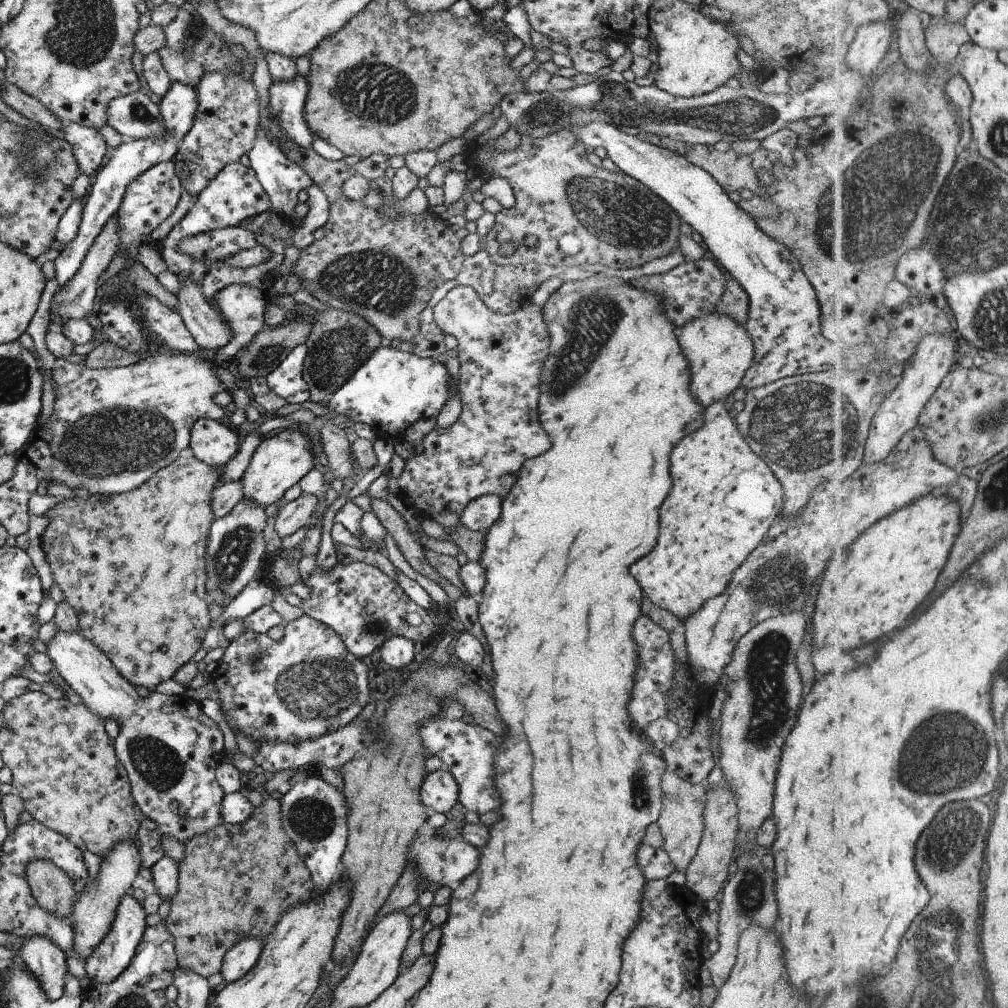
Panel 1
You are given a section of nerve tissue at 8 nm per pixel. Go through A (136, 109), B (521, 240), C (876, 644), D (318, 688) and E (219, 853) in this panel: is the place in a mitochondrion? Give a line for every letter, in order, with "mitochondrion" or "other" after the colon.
A: mitochondrion
B: other
C: other
D: mitochondrion
E: other

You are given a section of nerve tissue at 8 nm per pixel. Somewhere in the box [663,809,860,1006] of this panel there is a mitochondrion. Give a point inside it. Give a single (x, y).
(751, 890)

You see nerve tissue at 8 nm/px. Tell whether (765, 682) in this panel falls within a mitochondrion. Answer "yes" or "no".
yes

